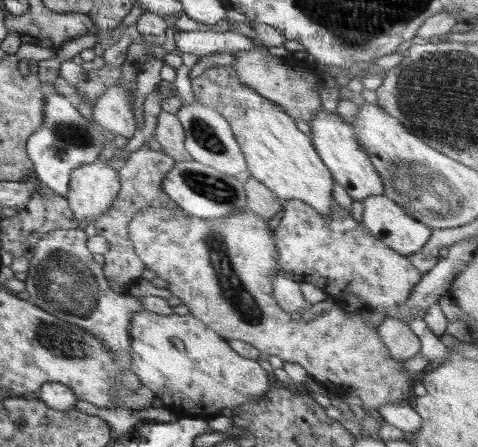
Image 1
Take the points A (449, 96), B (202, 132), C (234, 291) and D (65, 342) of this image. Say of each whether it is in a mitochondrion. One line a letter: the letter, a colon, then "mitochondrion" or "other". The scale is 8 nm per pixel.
A: mitochondrion
B: mitochondrion
C: mitochondrion
D: mitochondrion

